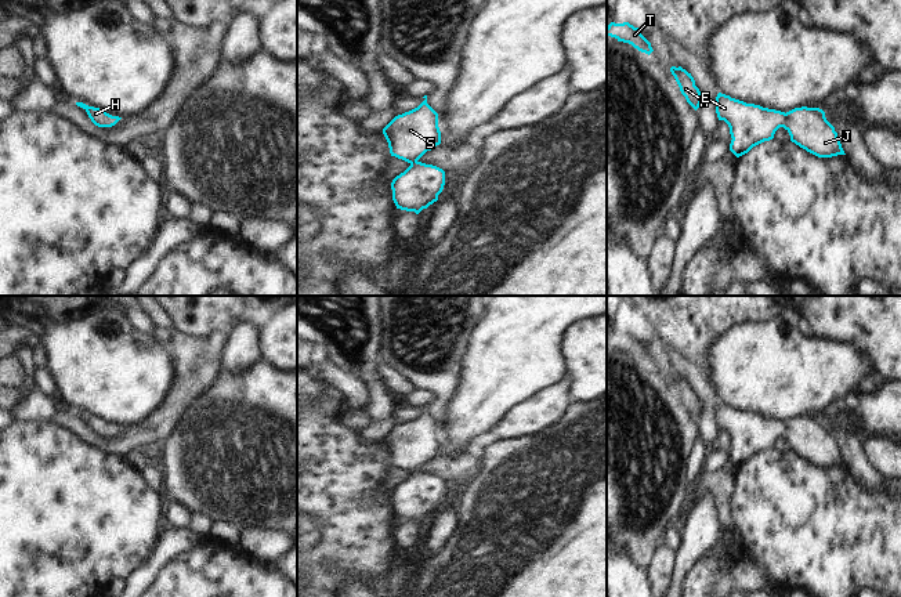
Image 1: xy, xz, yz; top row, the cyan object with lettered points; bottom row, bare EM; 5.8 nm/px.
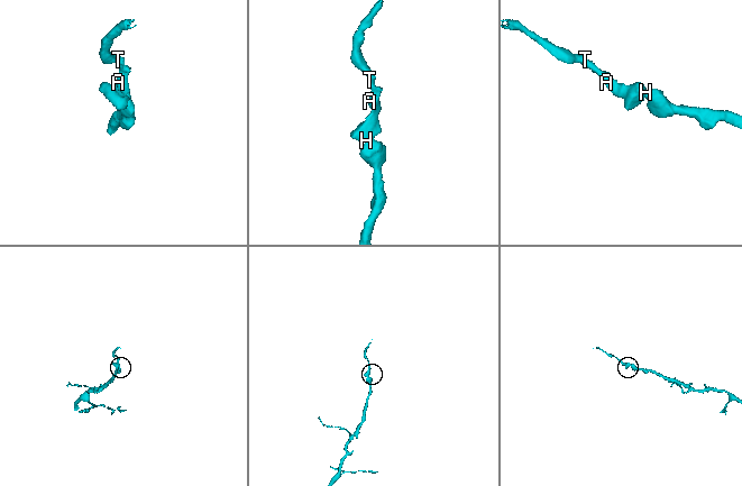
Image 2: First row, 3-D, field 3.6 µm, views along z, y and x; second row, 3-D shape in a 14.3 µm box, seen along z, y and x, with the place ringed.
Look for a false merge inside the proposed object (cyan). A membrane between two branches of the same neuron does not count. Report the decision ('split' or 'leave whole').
leave whole

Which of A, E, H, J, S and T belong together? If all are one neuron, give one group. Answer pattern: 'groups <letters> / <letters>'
groups A E H J S T

